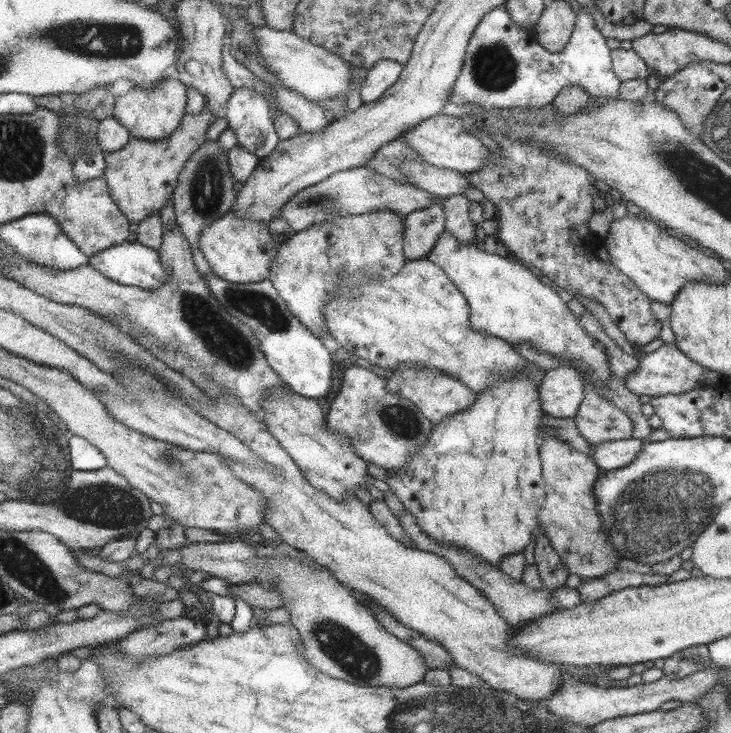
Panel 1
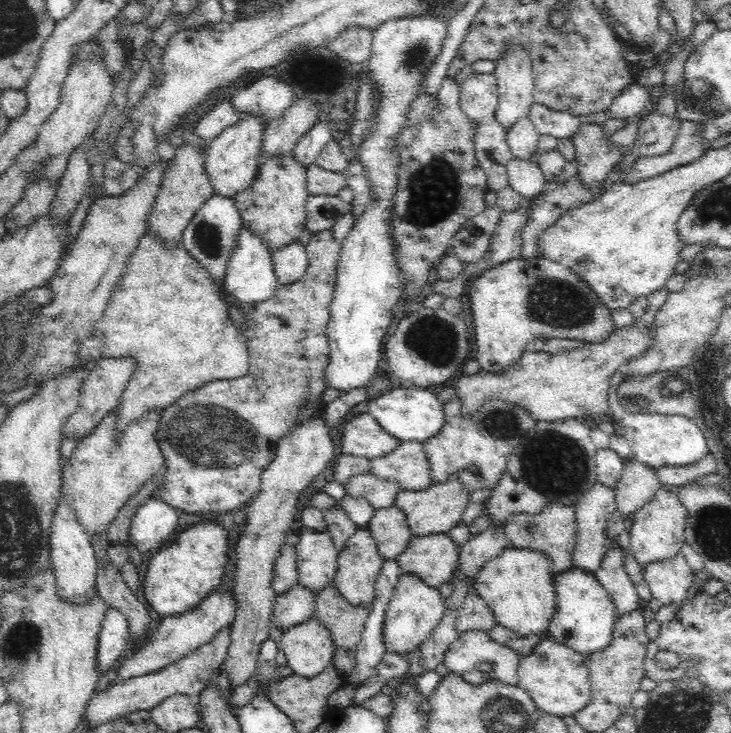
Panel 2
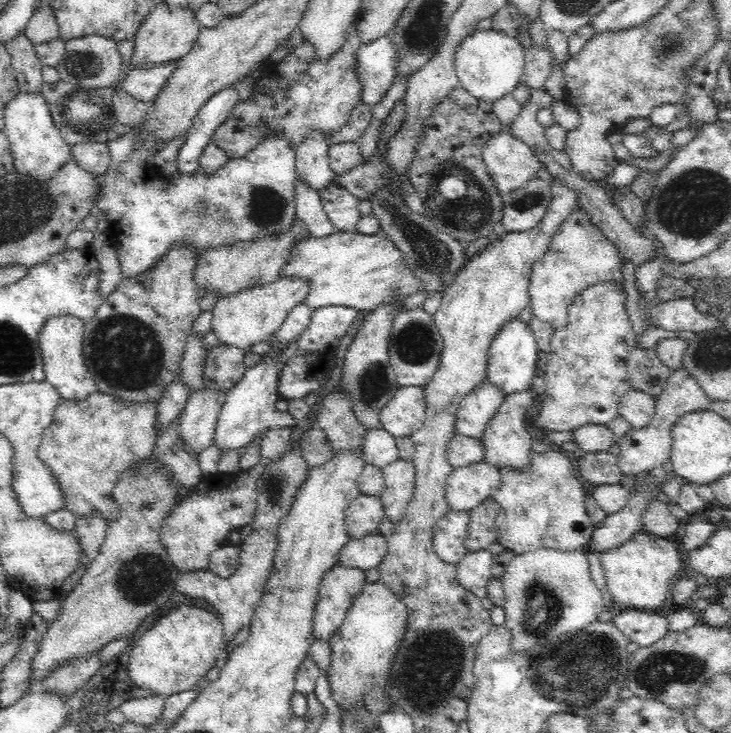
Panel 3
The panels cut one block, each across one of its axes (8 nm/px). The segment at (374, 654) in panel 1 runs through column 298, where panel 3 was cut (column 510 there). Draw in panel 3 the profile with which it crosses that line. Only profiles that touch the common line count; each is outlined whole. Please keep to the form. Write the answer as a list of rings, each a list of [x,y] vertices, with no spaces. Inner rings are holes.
[[[538,548],[513,557],[500,577],[504,591],[504,626],[510,631],[511,648],[514,651],[528,651],[545,645],[548,641],[586,628],[605,610],[600,590],[594,585],[588,560],[584,550],[560,551],[558,549]]]

